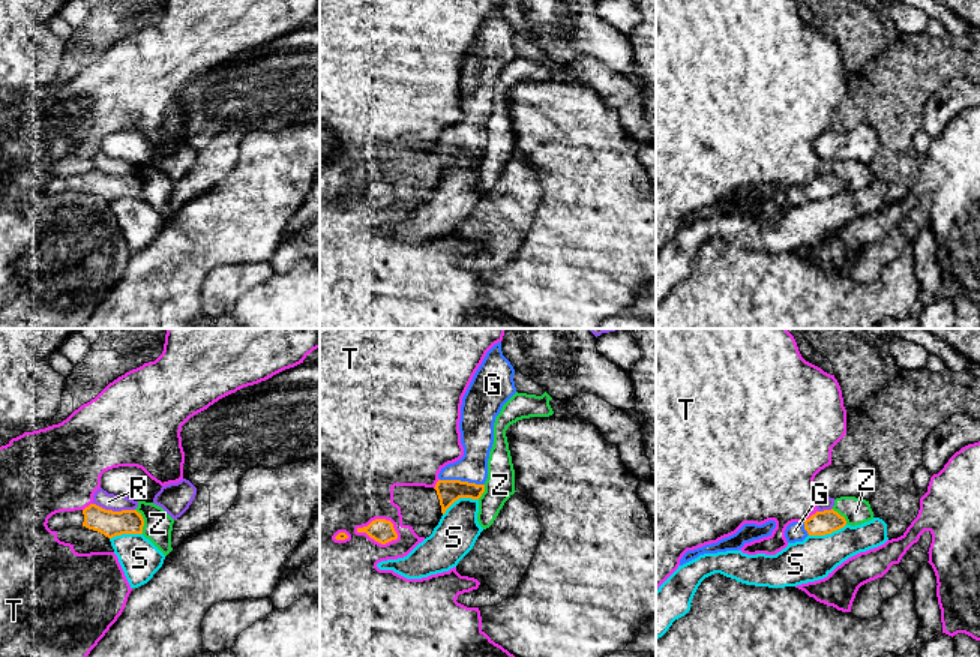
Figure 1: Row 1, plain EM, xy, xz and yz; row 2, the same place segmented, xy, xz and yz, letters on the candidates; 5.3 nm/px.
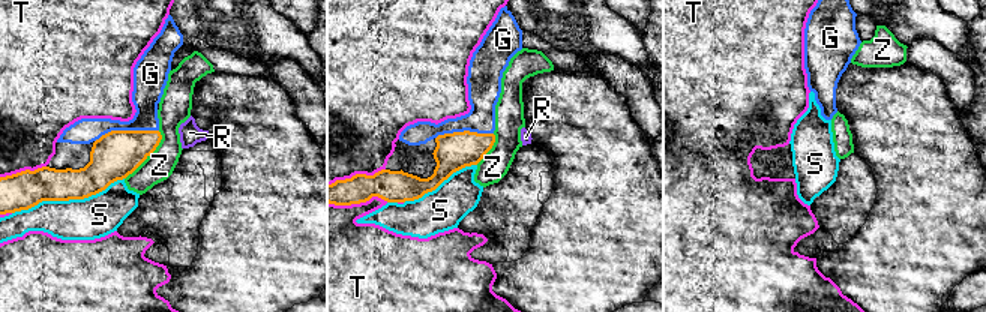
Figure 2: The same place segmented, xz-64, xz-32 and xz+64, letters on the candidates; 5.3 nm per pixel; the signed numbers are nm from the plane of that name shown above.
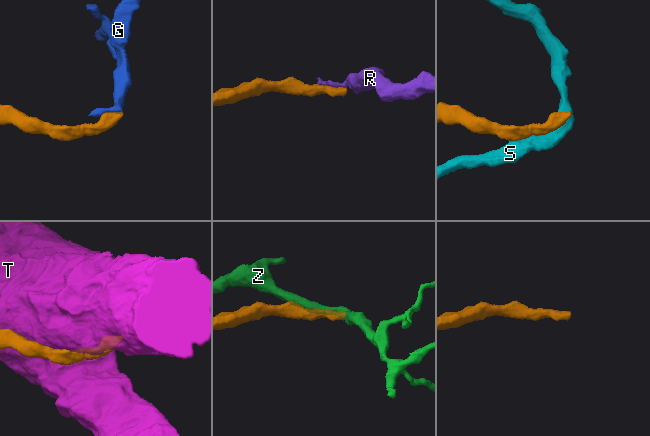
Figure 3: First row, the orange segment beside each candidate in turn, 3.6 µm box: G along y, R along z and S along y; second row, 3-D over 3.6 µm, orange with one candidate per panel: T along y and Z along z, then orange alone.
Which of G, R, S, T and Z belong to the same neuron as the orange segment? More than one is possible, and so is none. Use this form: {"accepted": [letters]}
{"accepted": ["G"]}

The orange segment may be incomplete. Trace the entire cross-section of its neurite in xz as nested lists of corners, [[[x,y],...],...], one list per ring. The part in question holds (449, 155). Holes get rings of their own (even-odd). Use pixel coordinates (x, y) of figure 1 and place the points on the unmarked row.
[[[495,8],[476,34],[461,69],[461,108],[464,120],[441,132],[435,154],[441,177],[459,162],[479,164],[488,142],[488,123],[494,108],[494,87],[503,69],[516,57],[515,33]]]

